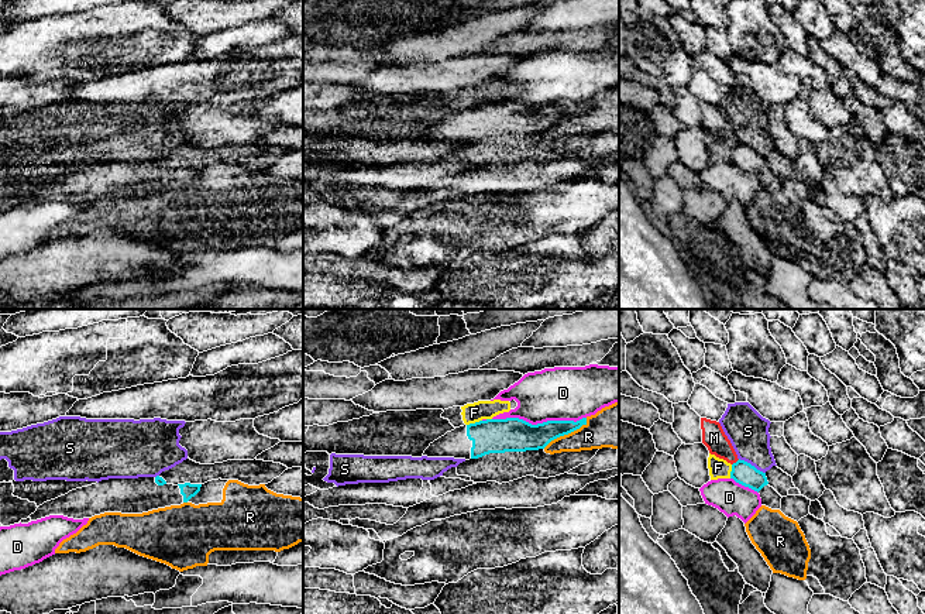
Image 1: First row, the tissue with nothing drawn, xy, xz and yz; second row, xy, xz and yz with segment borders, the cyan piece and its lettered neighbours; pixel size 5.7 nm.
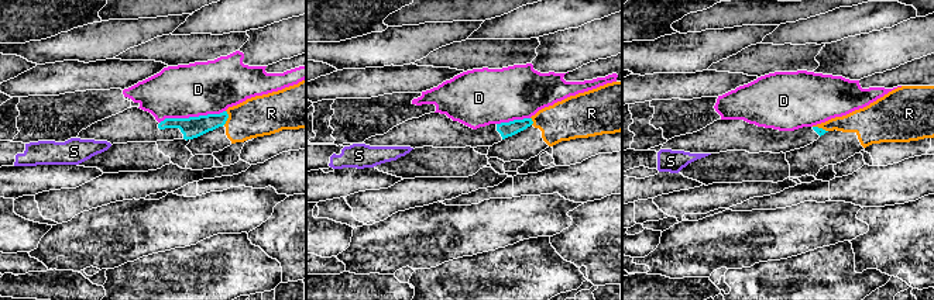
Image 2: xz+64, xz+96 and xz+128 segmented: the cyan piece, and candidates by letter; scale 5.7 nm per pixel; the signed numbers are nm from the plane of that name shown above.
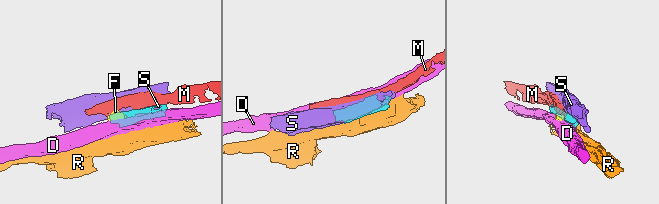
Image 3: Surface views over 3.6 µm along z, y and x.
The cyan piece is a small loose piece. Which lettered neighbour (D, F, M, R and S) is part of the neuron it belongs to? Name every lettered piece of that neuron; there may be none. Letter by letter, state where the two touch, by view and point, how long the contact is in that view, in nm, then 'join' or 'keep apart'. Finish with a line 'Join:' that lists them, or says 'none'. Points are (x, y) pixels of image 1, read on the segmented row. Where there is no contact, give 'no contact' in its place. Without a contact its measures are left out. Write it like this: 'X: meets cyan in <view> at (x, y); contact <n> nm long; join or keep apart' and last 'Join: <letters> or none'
D: meets cyan in xz at (539, 424); contact 550 nm long; keep apart
F: meets cyan in xz at (475, 422); contact 90 nm long; keep apart
M: meets cyan in yz at (736, 462); contact 60 nm long; keep apart
R: meets cyan in xz at (566, 434); contact 300 nm long; keep apart
S: meets cyan in yz at (750, 465); contact 180 nm long; keep apart
Join: none

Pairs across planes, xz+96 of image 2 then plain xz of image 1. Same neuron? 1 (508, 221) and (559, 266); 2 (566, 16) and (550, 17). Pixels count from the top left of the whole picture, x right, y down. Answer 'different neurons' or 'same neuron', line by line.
1: different neurons
2: same neuron

